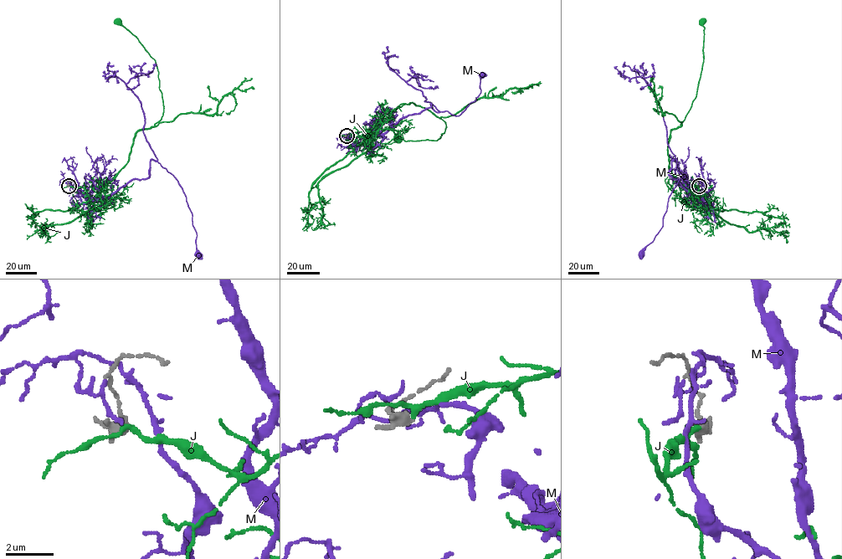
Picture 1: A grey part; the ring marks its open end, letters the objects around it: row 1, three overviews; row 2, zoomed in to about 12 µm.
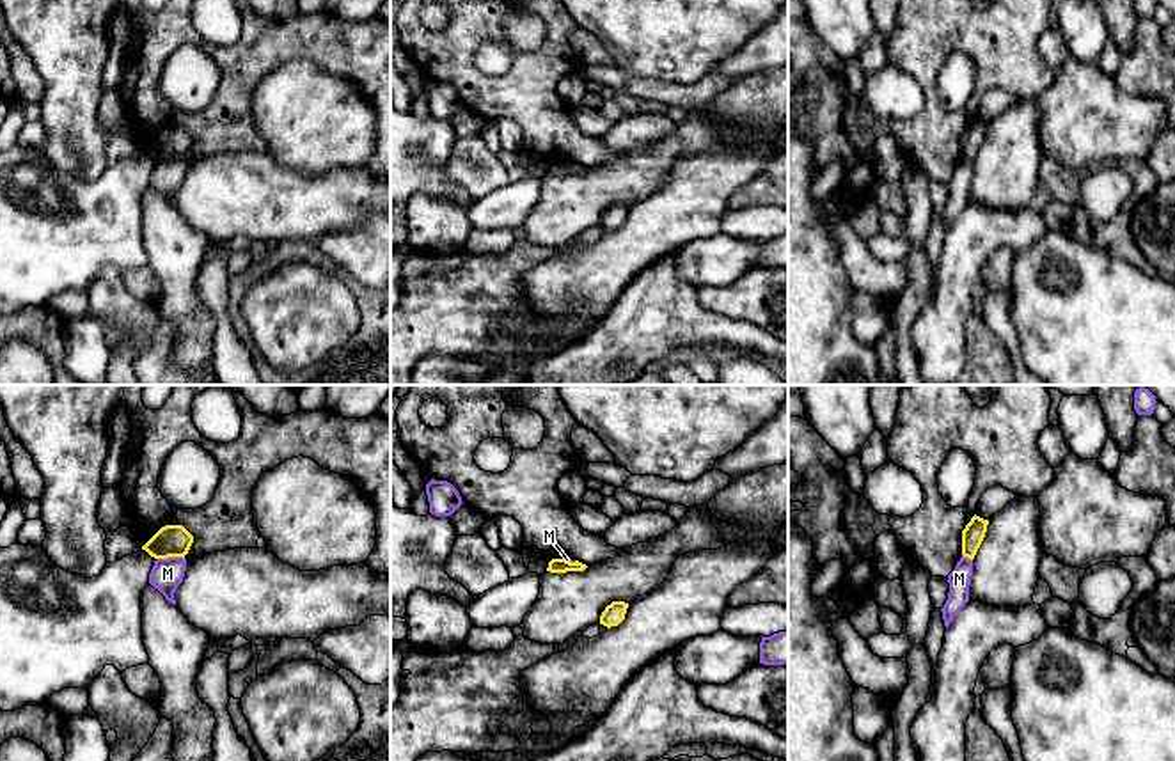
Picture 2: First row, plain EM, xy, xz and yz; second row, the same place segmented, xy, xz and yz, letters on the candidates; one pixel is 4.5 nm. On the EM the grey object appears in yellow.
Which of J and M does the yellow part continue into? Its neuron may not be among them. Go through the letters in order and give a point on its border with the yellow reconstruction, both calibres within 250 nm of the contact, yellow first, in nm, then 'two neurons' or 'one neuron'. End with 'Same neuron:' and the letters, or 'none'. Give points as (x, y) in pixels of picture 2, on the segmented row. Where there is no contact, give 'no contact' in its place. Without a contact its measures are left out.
J: no contact; one neuron
M: meets yellow in xy at (169, 556); 140 nm thick on the yellow side, 140 nm on the other; two neurons
Same neuron: J

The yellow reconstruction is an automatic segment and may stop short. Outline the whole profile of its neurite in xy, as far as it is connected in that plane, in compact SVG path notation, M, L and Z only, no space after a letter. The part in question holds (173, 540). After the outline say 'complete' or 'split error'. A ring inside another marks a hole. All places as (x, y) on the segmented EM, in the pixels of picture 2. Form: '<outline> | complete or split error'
M165 525L142 546L142 550L154 559L185 559L192 543L193 536L183 525Z | complete

